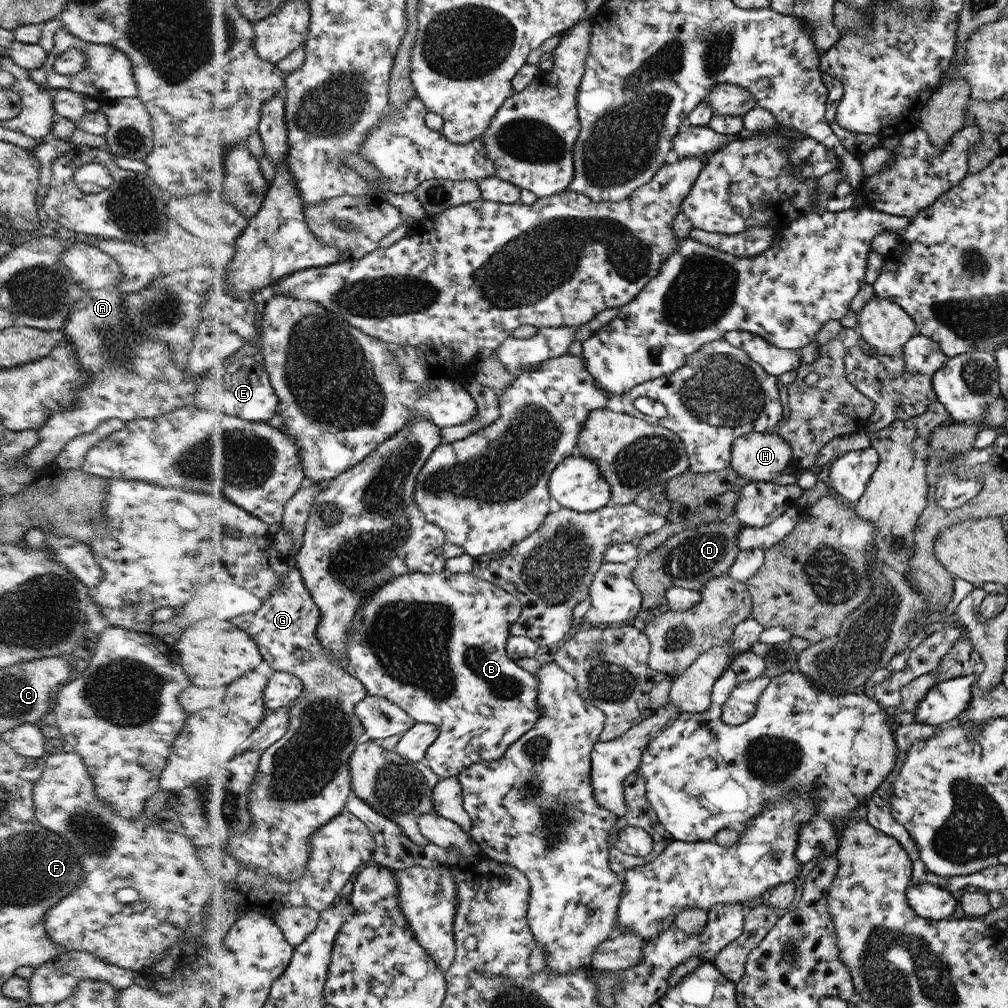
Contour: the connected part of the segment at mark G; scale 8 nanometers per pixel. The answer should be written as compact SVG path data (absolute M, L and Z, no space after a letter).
M292 561L290 573L284 579L281 587L265 600L265 605L258 612L228 618L228 622L233 622L255 637L265 660L273 669L299 676L304 681L306 690L293 707L287 735L262 752L260 774L256 784L252 786L250 800L253 827L244 836L232 836L227 852L235 856L245 868L255 868L262 876L279 876L283 880L295 882L308 872L315 832L345 813L355 792L351 758L359 744L367 739L367 728L355 710L370 694L364 681L351 672L350 663L343 666L339 662L342 657L323 645L319 636L323 609L315 600L314 592L307 587L303 570Z

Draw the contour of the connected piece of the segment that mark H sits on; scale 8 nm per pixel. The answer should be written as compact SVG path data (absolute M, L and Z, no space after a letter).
M754 432L740 436L731 446L730 466L739 476L756 482L771 482L791 464L791 442L778 433Z

